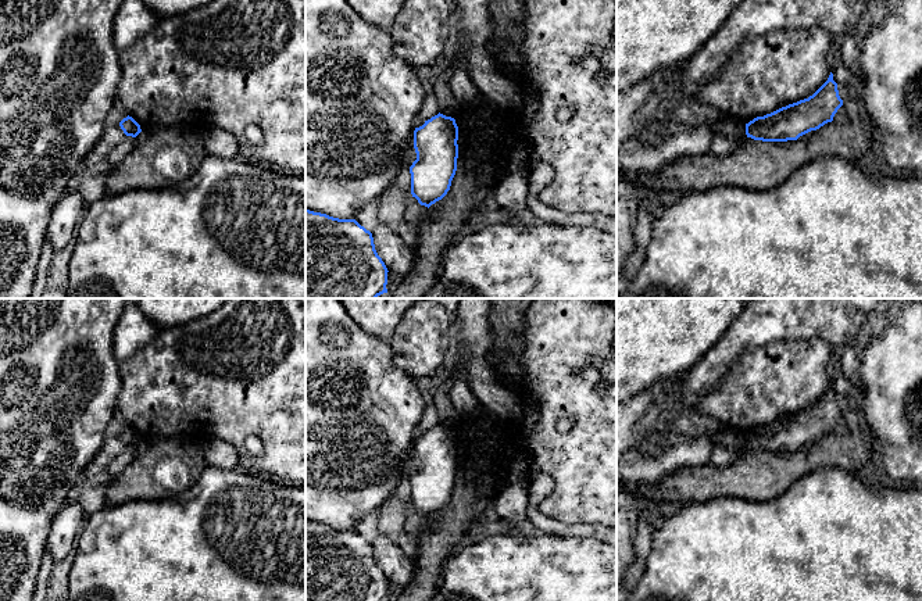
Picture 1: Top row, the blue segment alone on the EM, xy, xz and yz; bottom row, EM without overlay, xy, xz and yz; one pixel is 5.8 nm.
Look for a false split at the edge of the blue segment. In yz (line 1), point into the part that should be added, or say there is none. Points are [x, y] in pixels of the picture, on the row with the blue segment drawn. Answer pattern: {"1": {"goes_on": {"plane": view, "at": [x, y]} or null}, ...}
{"1": {"goes_on": null}}

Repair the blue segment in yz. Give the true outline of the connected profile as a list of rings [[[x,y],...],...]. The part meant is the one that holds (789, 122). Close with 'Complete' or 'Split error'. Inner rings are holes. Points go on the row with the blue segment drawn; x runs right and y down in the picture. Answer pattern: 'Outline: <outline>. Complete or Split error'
Outline: [[[830,72],[828,81],[808,99],[746,124],[746,135],[762,142],[797,140],[800,136],[832,122],[841,105],[843,100]]]. Complete

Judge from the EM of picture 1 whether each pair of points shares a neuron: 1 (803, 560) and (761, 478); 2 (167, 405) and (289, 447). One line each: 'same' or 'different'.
1: different
2: same

